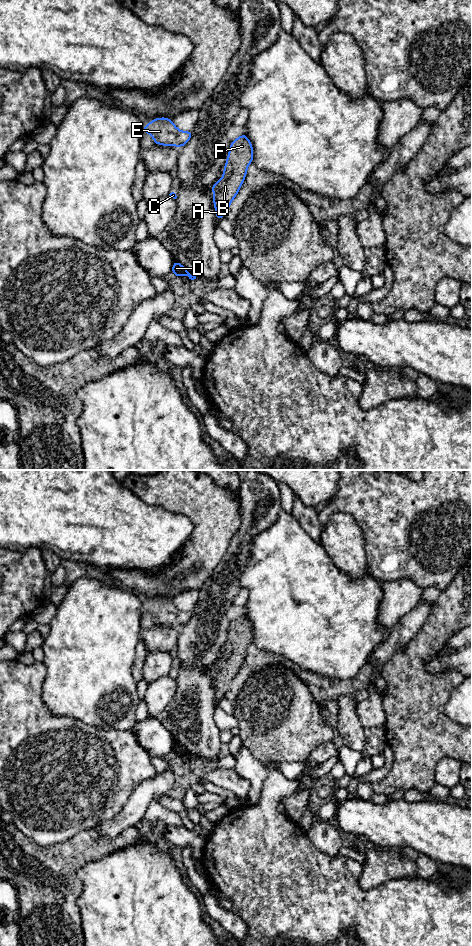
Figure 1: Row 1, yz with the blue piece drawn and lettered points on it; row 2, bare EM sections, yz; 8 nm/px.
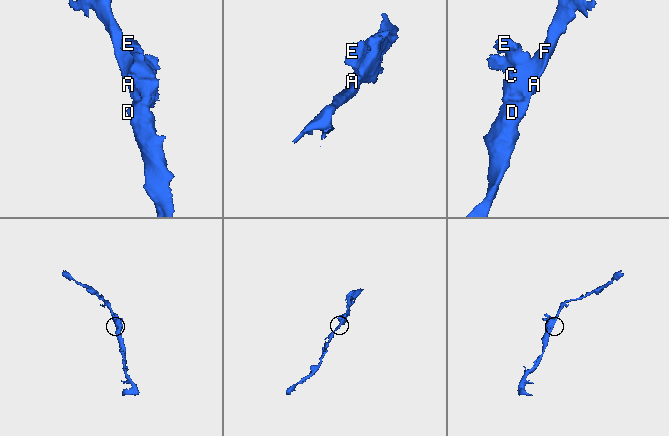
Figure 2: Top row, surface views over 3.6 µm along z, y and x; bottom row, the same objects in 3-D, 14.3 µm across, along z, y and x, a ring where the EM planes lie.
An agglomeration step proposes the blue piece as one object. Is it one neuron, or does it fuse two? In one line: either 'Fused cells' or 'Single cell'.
Single cell

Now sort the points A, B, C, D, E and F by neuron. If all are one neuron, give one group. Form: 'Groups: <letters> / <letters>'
Groups: A B C D E F

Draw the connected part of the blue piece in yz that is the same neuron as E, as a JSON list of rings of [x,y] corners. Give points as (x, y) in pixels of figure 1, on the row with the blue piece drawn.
[[[156,118],[143,127],[144,133],[153,137],[154,144],[163,146],[184,146],[192,132],[179,130],[169,118]]]

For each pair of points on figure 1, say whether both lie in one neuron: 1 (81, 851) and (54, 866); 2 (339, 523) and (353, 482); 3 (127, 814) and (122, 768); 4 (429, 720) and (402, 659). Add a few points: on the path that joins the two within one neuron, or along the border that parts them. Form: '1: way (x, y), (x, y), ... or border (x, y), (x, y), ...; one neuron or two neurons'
1: way (74, 853), (61, 862); one neuron
2: border (324, 525), (333, 513), (347, 512), (360, 527); two neurons
3: border (140, 782), (122, 809), (111, 819); two neurons
4: way (414, 705), (414, 697), (405, 674); one neuron

